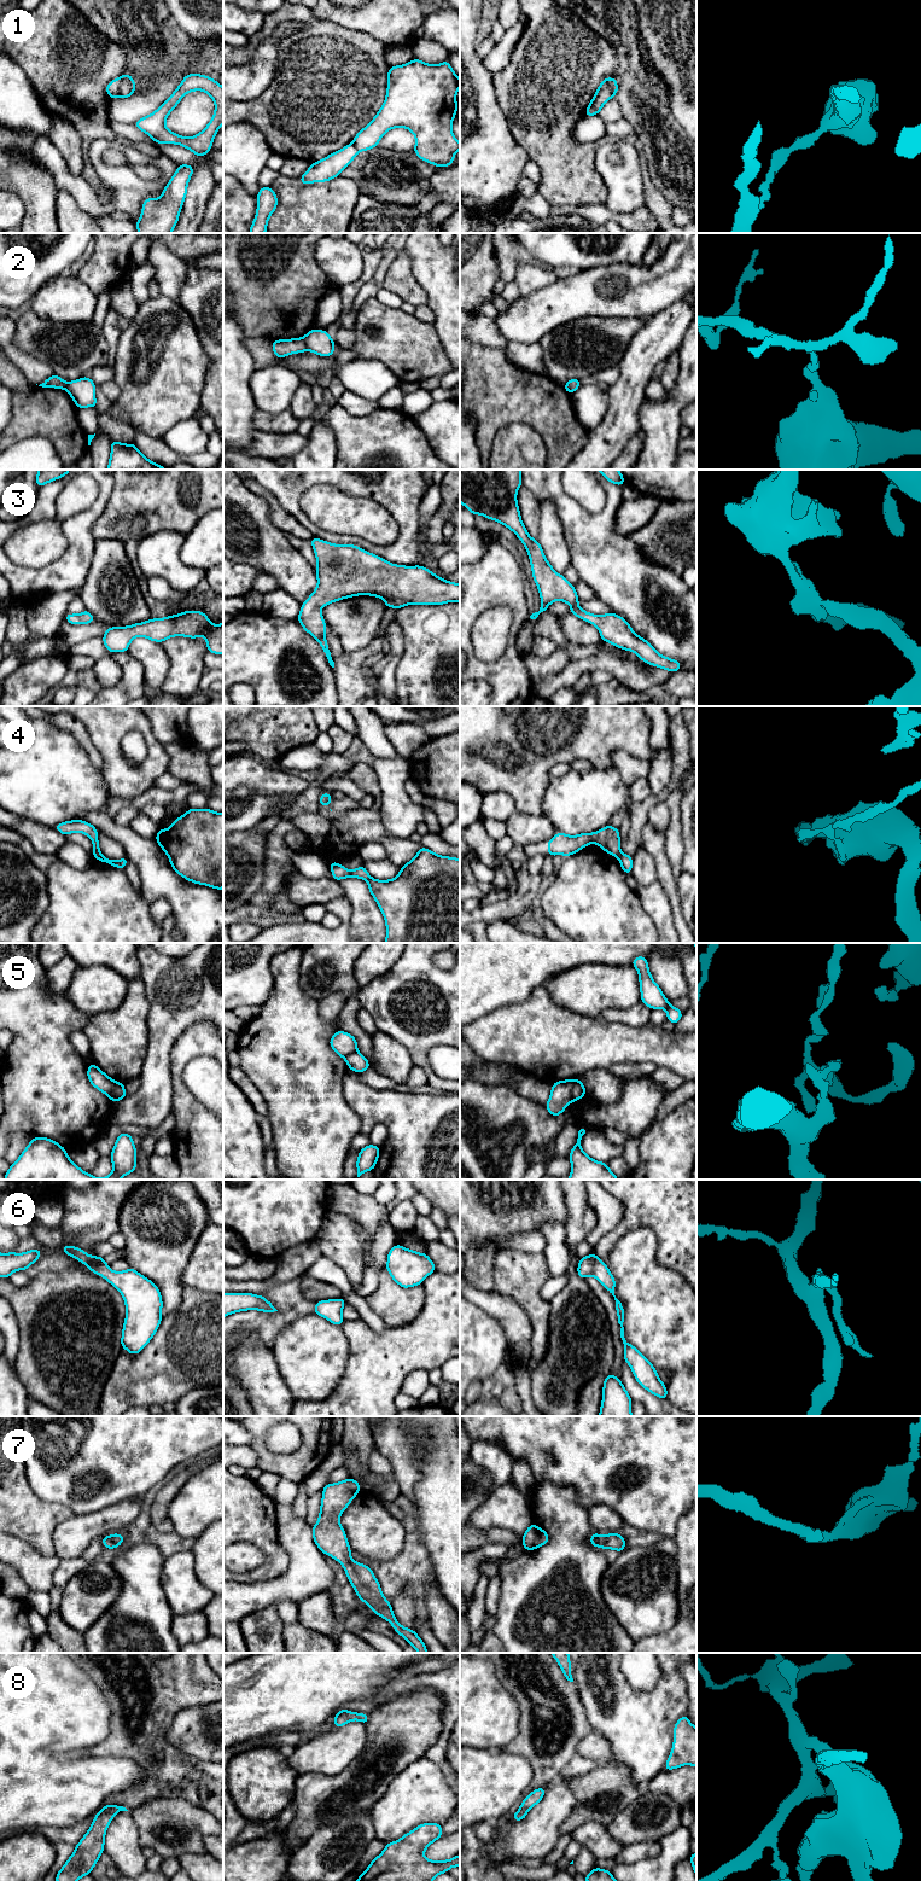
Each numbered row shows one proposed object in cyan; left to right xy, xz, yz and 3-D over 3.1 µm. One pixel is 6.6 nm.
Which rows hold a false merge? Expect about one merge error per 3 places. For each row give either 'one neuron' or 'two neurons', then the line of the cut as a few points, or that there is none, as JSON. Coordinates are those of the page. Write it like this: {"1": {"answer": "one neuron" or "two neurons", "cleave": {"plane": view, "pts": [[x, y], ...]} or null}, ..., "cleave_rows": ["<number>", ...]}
{"1": {"answer": "two neurons", "cleave": {"plane": "xy", "pts": [[121, 77], [116, 97]]}}, "2": {"answer": "two neurons", "cleave": {"plane": "xz", "pts": [[302, 338], [308, 349]]}}, "3": {"answer": "one neuron", "cleave": null}, "4": {"answer": "two neurons", "cleave": {"plane": "xy", "pts": [[100, 854], [94, 856]]}}, "5": {"answer": "two neurons", "cleave": {"plane": "yz", "pts": [[577, 1079], [572, 1087], [571, 1100]]}}, "6": {"answer": "one neuron", "cleave": null}, "7": {"answer": "one neuron", "cleave": null}, "8": {"answer": "one neuron", "cleave": null}, "cleave_rows": ["1", "2", "4", "5"]}

